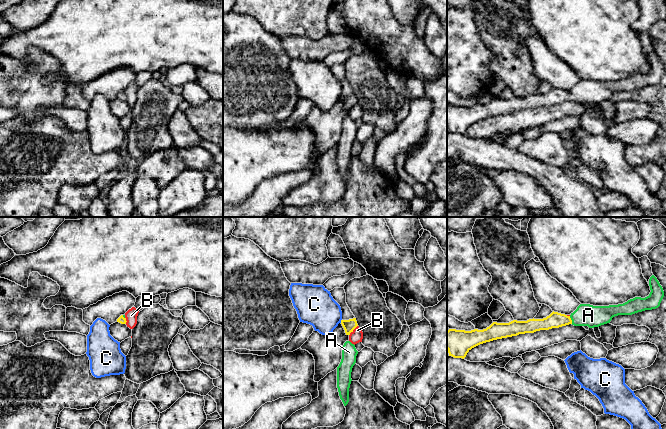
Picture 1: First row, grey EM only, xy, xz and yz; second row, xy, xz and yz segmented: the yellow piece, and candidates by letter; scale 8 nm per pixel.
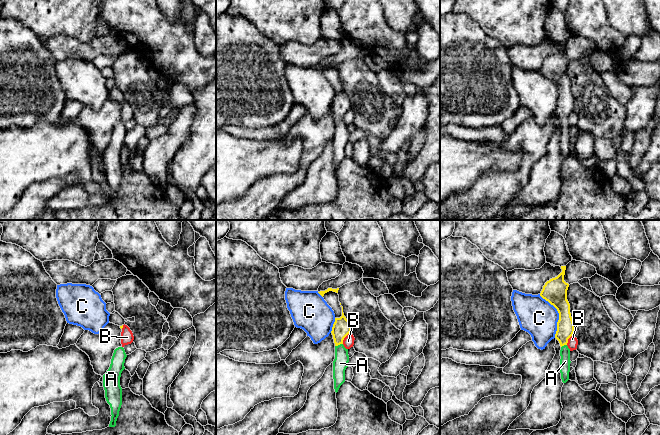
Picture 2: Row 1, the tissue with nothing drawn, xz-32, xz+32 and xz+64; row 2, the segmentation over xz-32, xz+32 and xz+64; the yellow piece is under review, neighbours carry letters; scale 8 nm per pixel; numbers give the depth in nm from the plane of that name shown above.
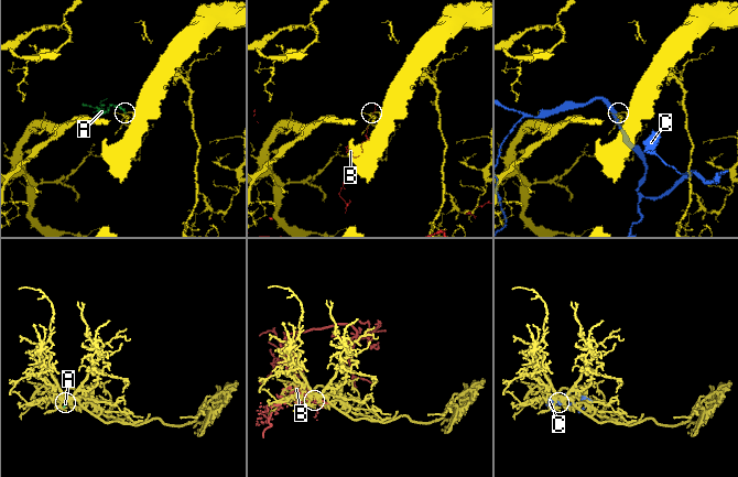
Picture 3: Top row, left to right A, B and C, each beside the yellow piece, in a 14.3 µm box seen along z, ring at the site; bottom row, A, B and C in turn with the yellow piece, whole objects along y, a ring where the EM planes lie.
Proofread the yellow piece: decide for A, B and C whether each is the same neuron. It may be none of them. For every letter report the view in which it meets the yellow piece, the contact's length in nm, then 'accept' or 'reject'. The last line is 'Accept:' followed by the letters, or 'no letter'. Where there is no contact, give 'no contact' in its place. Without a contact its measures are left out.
A: yz | 70 nm | accept
B: xz | 110 nm | reject
C: xz | 30 nm | reject
Accept: A

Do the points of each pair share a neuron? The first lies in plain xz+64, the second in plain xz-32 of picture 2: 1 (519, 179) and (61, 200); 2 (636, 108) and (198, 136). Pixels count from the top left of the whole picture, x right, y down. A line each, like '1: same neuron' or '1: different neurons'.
1: different neurons
2: different neurons

